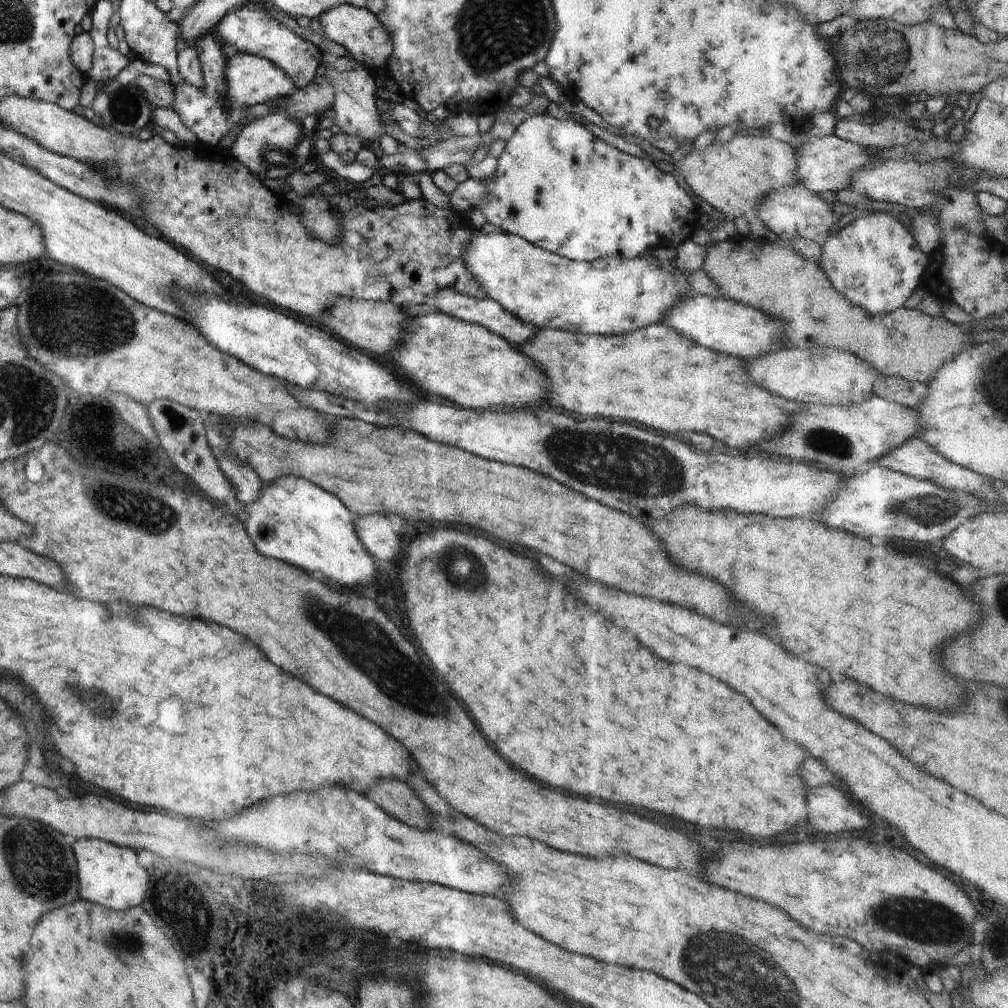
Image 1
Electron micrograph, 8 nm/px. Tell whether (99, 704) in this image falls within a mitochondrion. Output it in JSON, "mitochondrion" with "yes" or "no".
{"mitochondrion":"yes"}

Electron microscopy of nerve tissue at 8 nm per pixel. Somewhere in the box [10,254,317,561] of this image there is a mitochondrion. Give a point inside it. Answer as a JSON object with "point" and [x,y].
{"point":[106,322]}

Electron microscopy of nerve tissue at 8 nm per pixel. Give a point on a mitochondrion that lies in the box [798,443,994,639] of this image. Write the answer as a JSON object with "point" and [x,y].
{"point":[922,509]}

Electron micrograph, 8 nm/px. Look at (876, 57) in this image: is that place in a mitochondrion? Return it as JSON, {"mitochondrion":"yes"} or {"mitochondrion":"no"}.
{"mitochondrion":"yes"}

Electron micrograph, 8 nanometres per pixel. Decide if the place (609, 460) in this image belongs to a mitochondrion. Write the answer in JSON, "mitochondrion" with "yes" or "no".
{"mitochondrion":"yes"}

